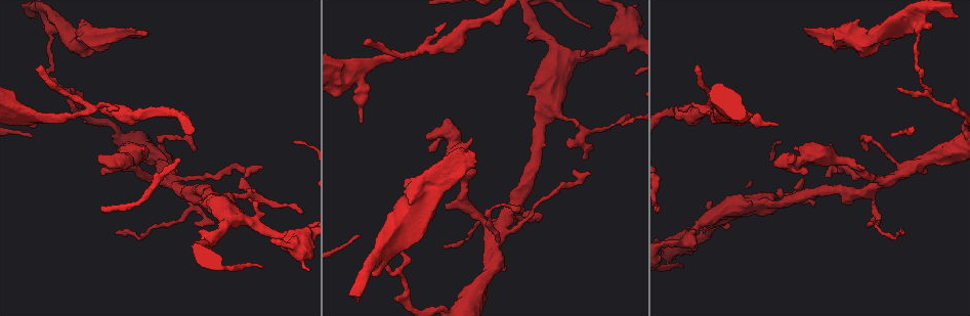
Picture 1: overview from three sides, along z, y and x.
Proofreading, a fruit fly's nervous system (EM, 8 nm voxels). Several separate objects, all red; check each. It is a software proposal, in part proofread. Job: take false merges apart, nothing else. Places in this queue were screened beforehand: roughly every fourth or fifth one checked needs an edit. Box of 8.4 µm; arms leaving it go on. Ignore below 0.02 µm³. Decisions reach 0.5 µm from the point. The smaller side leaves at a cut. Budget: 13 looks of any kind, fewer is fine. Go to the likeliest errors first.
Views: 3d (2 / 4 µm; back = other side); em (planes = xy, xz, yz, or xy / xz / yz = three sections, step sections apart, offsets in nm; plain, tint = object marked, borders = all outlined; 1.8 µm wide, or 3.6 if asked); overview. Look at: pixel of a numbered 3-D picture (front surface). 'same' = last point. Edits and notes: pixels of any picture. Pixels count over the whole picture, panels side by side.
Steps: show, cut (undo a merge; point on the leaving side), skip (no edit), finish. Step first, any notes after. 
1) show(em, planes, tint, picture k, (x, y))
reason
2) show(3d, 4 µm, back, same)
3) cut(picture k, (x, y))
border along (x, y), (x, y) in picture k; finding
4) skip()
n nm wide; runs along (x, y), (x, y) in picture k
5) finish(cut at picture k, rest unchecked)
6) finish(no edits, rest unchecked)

show(3d, 4 µm, back, picture 1, (385, 256))
calibre changes

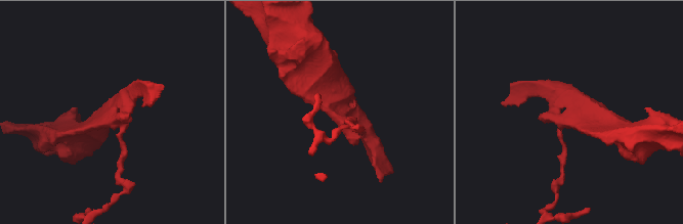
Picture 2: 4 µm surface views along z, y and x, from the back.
show(em, xy, step 4, tint, picture 2, (564, 117))

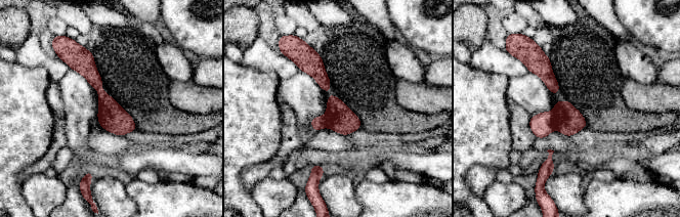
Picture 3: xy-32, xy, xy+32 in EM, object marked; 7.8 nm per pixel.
cut(picture 3, (567, 120))
220 nm wide; the part that leaves runs along (85, 54), (104, 101), (132, 128) in picture 3; two neurons meet here

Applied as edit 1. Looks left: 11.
show(3d, 4 µm, picture 1, (550, 108))
a fork

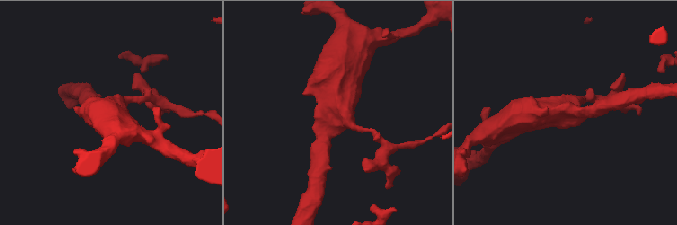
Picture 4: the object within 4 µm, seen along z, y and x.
show(em, planes, tint, picture 4, (338, 110))
3 arms; now the EM

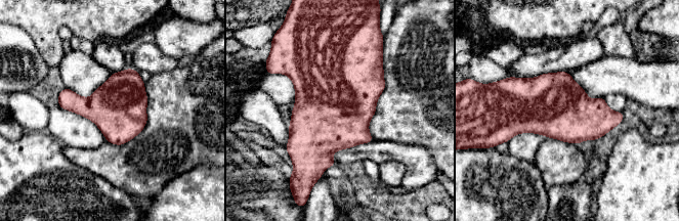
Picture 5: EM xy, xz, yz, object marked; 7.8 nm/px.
skip()
one neuron here

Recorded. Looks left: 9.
show(3d, 2 µm, back, picture 1, (348, 76))
three arms meet

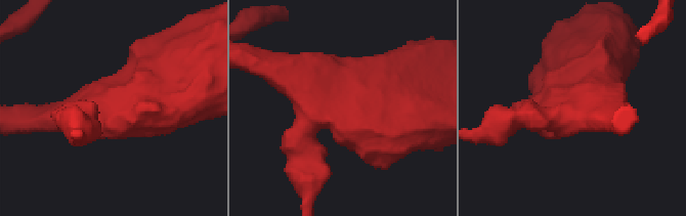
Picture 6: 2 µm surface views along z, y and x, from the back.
show(em, planes, borders, picture 6, (341, 110))
3 arms; arms of 200, 240, 500 nm

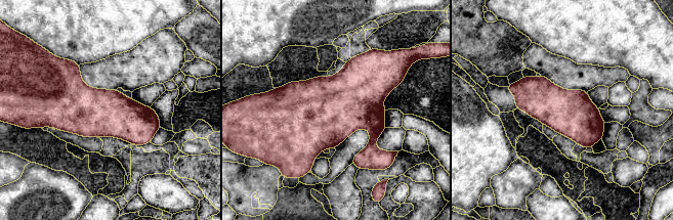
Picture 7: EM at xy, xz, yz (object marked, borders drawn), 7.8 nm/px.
skip()
all the same neuron

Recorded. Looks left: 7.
show(em, planes, tint, picture 1, (123, 159))
sharp bend

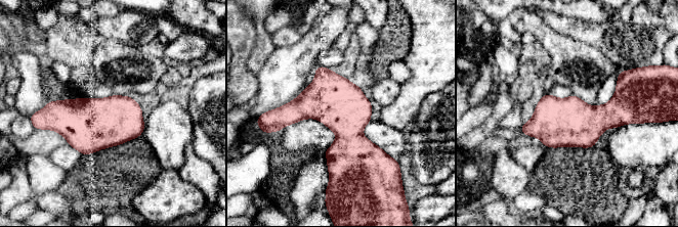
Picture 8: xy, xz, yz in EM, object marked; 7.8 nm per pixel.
skip()
all the same neuron

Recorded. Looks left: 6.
show(3d, 4 µm, back, picture 1, (86, 112))

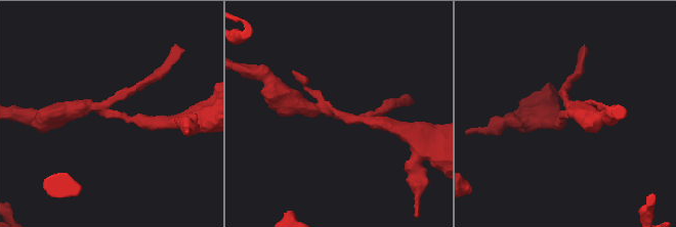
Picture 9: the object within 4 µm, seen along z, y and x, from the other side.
show(em, planes, tint, picture 9, (109, 110))

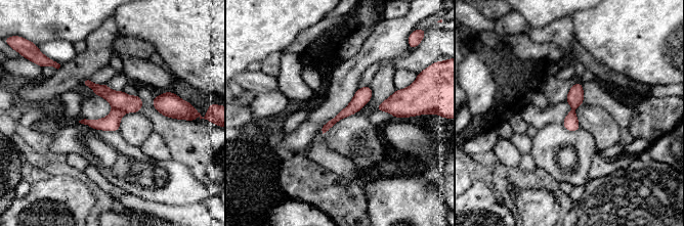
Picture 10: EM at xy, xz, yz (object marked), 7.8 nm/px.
cut(picture 10, (118, 99))
a second neuron is stuck on

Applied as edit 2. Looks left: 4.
finish(cut at picture 3, cut at picture 10, rest unchecked)

